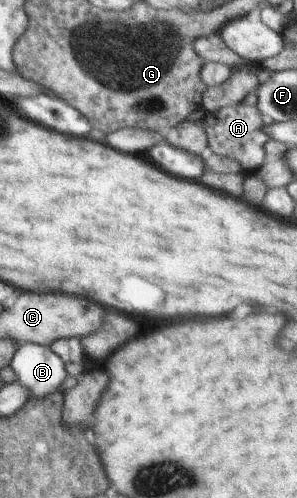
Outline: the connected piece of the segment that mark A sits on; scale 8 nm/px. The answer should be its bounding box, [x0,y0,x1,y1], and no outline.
[203,102,271,175]

